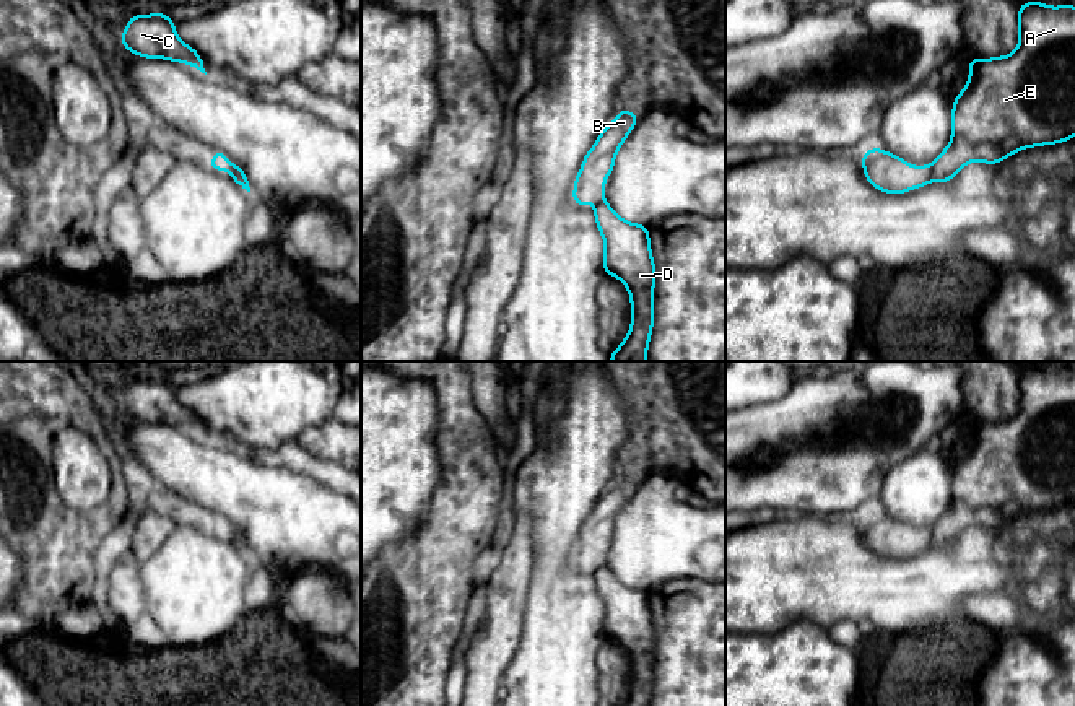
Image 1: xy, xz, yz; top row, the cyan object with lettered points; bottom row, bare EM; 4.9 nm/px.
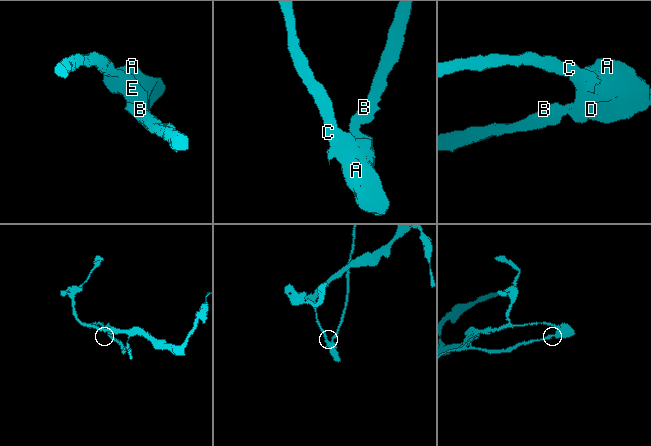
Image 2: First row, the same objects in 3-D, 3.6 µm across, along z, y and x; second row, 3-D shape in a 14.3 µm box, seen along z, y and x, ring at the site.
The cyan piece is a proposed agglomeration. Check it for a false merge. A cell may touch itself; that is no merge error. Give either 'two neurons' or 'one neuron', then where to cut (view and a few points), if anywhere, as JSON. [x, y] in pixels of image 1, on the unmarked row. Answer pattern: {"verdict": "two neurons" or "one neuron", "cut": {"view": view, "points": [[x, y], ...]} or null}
{"verdict": "two neurons", "cut": {"view": "yz", "points": [[927, 531], [929, 544]]}}

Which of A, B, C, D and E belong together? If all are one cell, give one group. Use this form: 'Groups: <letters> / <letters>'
Groups: A C D E / B

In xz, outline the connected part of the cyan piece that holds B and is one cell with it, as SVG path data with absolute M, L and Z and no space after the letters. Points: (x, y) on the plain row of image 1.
M626 472L600 496L597 506L582 524L582 534L574 545L572 564L577 571L585 566L602 566L605 543L615 532L615 521L641 480Z

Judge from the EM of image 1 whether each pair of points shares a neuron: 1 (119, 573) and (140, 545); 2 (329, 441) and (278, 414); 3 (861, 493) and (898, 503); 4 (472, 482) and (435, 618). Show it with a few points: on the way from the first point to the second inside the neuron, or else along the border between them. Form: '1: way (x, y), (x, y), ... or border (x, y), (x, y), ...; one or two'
1: border (121, 553), (139, 566); two
2: border (332, 415), (306, 427), (295, 438); two
3: border (898, 464), (888, 470), (872, 506); two
4: way (465, 516), (452, 531), (436, 562), (435, 584); one

